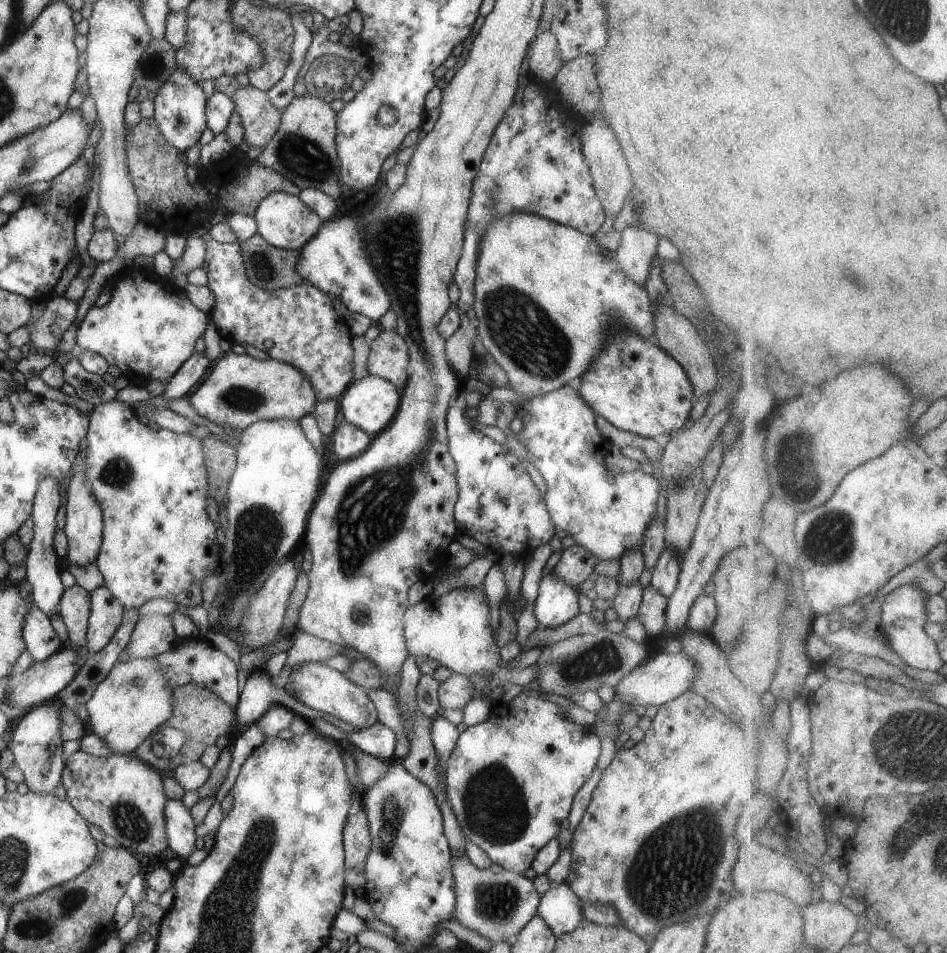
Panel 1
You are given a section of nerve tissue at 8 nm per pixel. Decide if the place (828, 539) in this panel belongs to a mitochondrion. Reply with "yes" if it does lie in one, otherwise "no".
yes

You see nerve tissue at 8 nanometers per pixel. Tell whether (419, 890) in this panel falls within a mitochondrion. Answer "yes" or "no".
no

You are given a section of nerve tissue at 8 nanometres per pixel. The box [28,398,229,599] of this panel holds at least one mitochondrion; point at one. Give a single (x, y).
(120, 474)

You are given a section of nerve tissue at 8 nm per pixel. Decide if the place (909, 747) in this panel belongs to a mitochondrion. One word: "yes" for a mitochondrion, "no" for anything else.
yes

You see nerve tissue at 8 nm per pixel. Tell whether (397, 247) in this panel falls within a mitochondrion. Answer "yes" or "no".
yes

